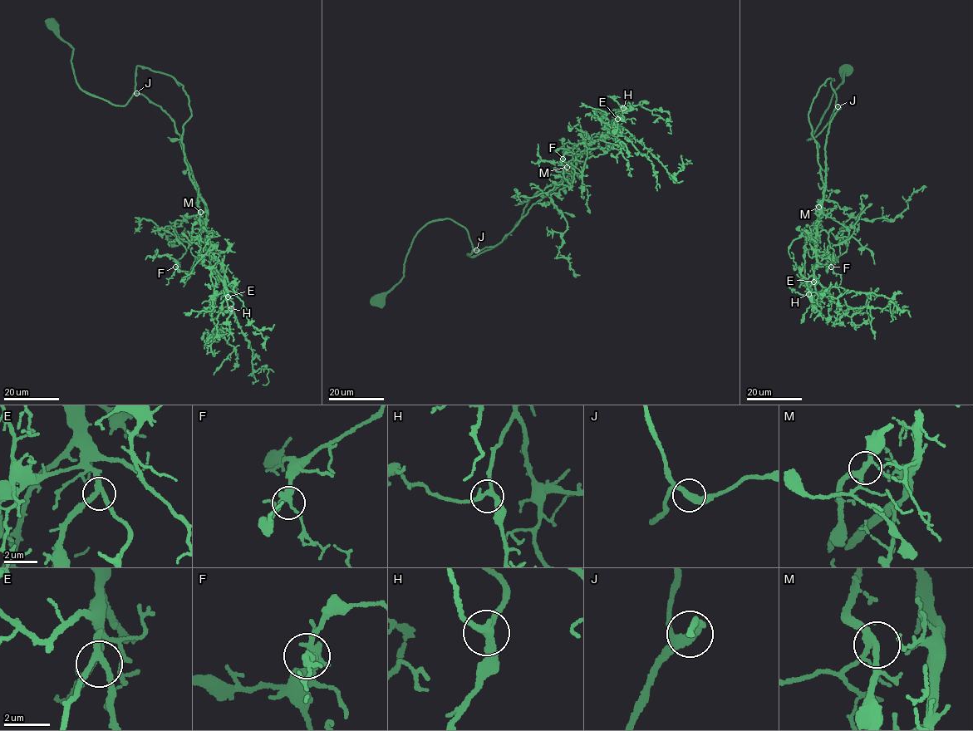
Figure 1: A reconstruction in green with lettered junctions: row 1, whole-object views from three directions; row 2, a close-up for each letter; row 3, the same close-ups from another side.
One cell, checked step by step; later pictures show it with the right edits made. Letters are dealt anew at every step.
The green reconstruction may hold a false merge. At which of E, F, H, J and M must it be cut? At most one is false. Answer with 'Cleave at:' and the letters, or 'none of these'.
Cleave at: none of these

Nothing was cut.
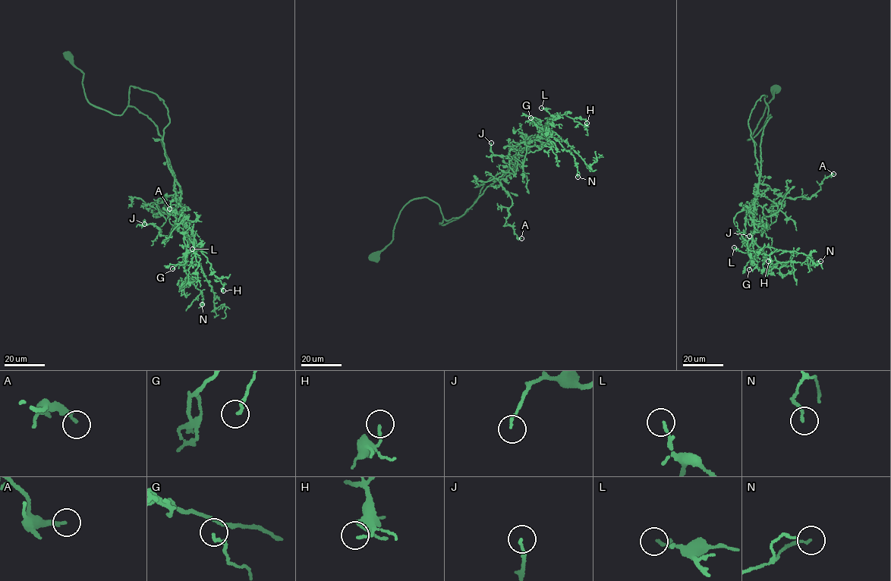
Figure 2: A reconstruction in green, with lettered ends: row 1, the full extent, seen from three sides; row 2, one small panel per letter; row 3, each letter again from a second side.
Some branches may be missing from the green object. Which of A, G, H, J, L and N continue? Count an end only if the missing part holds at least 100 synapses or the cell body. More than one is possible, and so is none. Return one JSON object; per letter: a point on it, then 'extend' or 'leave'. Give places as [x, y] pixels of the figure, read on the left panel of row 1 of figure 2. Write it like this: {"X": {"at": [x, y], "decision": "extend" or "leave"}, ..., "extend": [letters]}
{"A": {"at": [169, 208], "decision": "leave"}, "G": {"at": [172, 268], "decision": "leave"}, "H": {"at": [223, 290], "decision": "leave"}, "J": {"at": [144, 224], "decision": "leave"}, "L": {"at": [192, 249], "decision": "leave"}, "N": {"at": [202, 304], "decision": "leave"}, "extend": []}

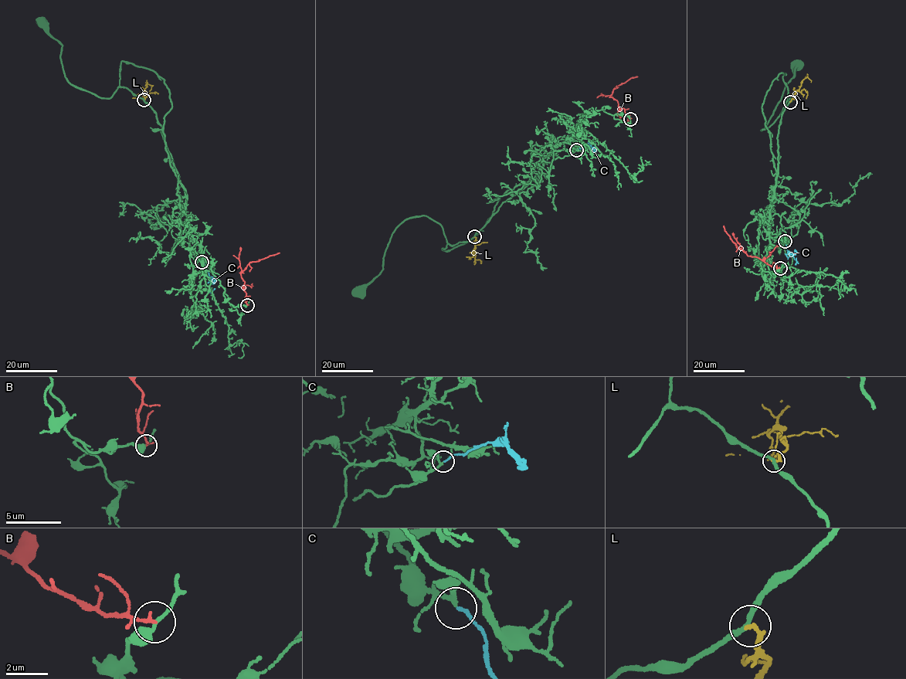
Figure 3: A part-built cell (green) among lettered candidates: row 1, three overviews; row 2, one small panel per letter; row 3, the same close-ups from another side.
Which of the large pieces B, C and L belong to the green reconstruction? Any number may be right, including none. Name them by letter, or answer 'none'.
C

